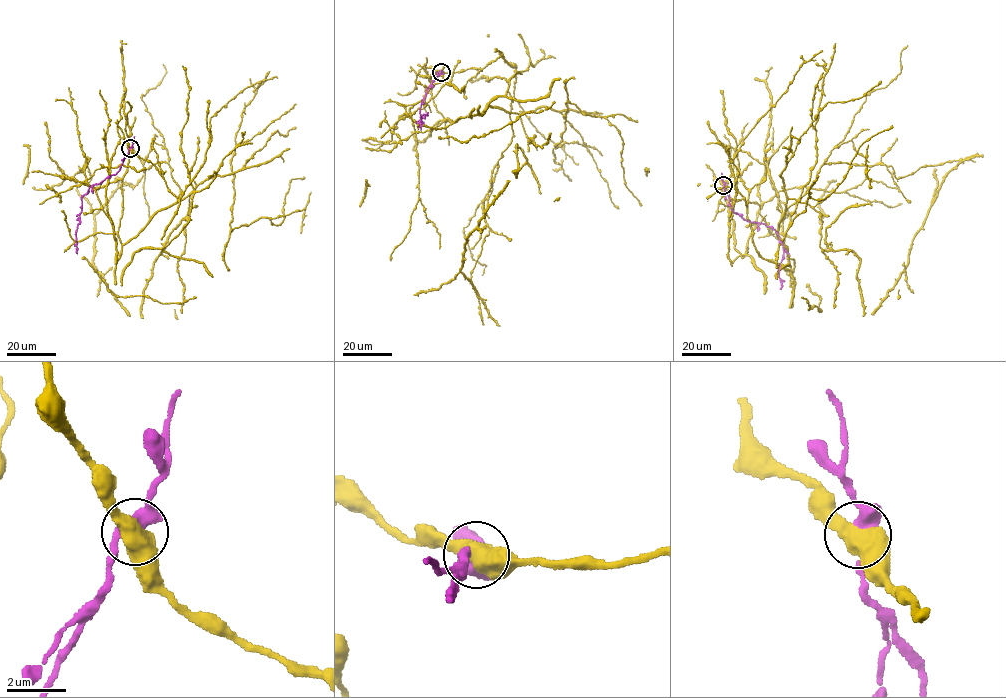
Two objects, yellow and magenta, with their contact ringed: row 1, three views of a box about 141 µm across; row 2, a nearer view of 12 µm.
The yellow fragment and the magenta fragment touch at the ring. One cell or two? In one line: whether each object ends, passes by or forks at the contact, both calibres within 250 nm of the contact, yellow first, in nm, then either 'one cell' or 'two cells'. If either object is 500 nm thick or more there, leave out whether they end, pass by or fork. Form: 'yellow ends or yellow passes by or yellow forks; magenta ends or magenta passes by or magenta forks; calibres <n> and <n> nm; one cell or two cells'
calibres 600 and 440 nm; two cells

